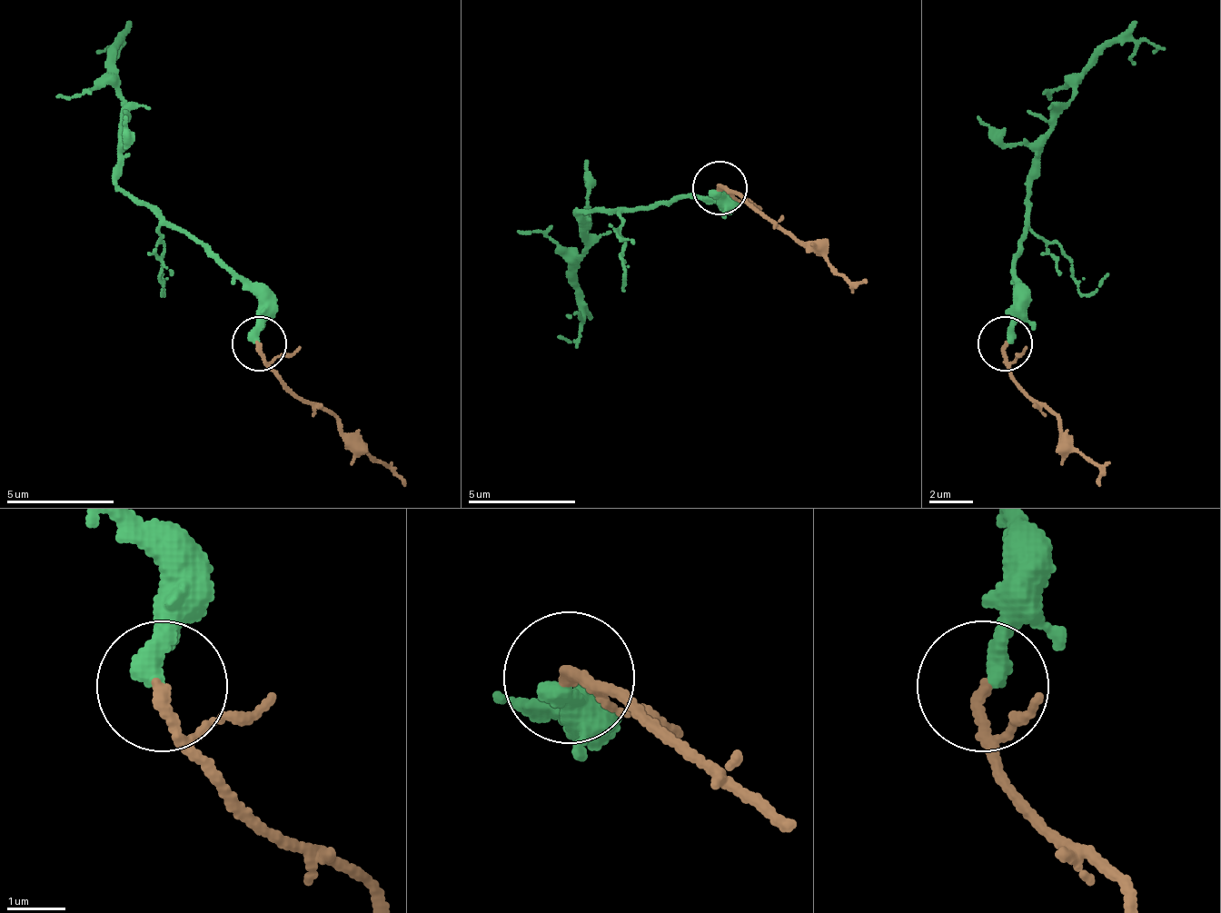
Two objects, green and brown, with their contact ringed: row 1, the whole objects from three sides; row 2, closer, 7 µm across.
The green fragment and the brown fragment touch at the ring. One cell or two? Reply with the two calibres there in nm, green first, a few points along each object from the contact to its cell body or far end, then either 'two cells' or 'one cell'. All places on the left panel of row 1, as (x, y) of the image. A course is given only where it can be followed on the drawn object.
360 nm thick on the green side, 190 nm on the other; green runs (257, 342), (257, 299), (122, 191), (116, 158), (122, 120), (116, 44), (122, 39), (95, 55); brown runs (257, 342), (279, 374), (333, 418), (392, 471), (403, 488); one cell

